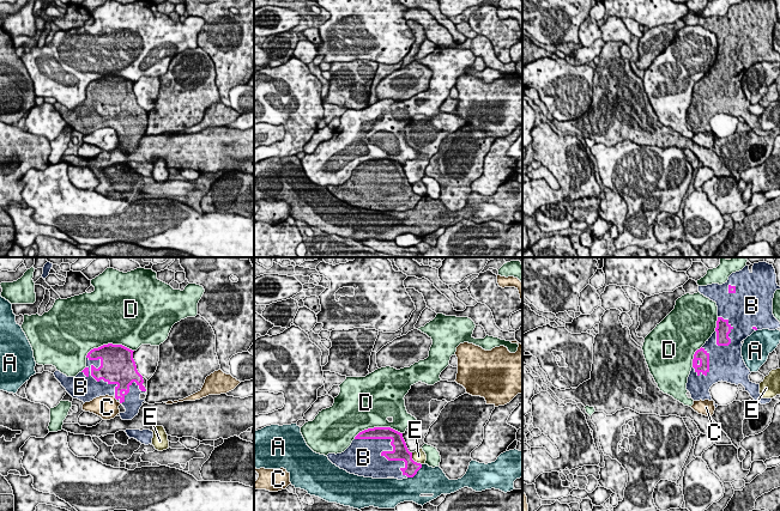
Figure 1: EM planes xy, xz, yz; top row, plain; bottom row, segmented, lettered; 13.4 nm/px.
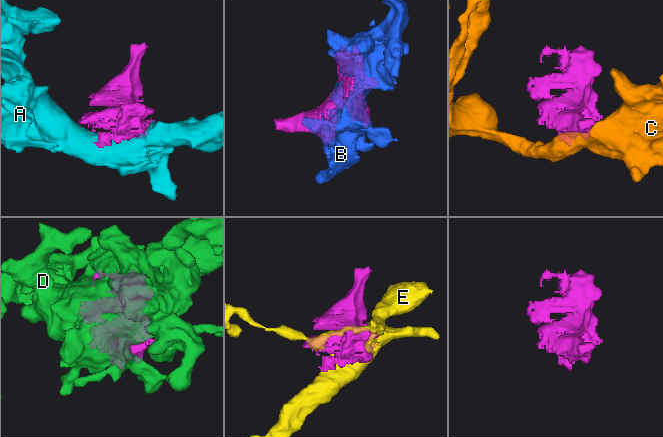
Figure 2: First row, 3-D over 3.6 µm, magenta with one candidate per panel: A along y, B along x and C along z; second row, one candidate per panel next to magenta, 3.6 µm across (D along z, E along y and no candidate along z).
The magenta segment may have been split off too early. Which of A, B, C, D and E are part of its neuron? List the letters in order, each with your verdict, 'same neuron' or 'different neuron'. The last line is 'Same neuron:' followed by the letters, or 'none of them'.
A: different neuron
B: same neuron
C: different neuron
D: different neuron
E: different neuron
Same neuron: B

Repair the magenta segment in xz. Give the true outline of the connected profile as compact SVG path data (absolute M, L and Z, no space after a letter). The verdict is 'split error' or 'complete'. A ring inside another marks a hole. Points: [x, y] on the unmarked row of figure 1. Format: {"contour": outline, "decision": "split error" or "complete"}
{"contour": "M391 159L364 162L344 184L328 185L327 189L350 206L373 211L403 212L413 209L422 200L412 191L403 165Z", "decision": "split error"}

